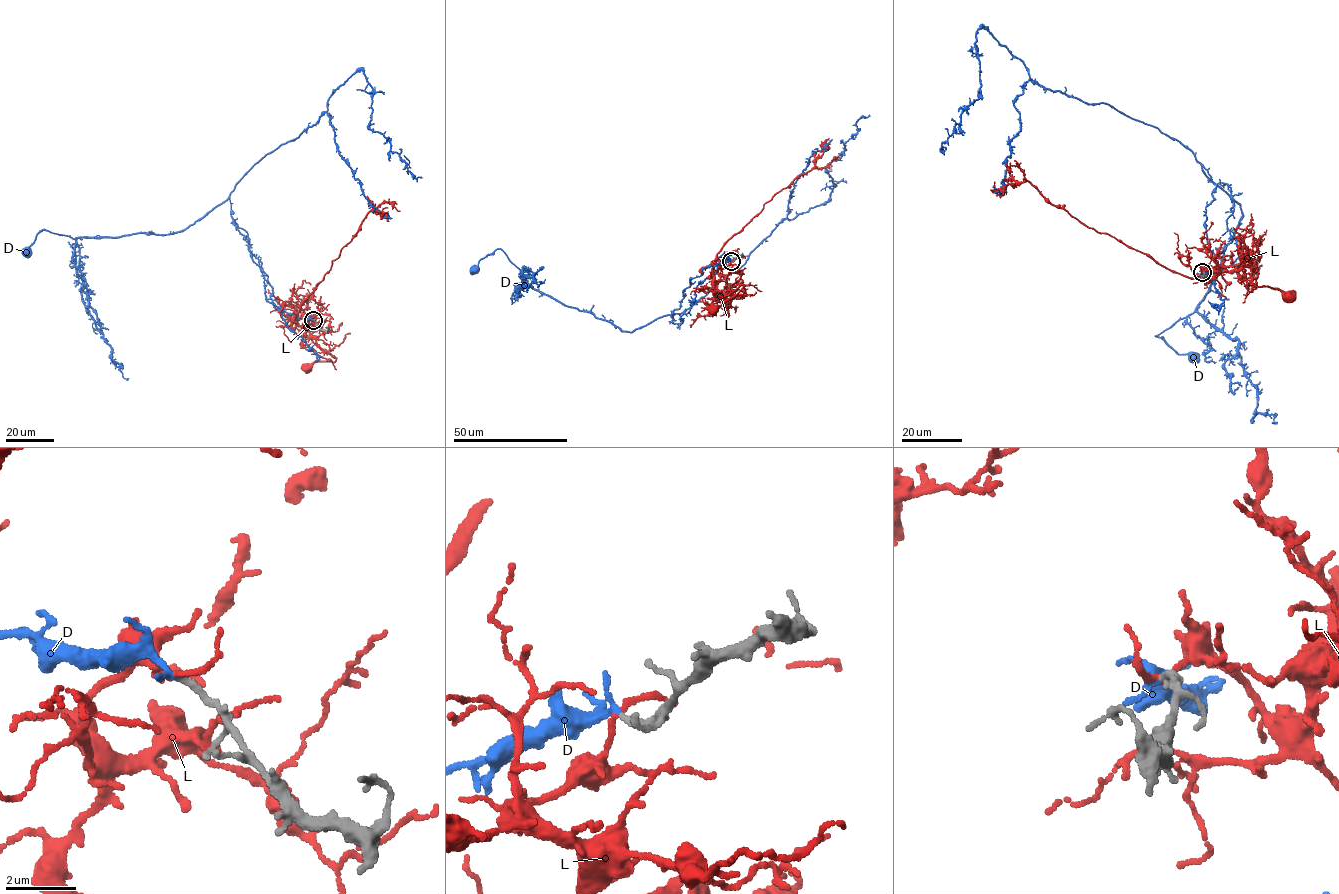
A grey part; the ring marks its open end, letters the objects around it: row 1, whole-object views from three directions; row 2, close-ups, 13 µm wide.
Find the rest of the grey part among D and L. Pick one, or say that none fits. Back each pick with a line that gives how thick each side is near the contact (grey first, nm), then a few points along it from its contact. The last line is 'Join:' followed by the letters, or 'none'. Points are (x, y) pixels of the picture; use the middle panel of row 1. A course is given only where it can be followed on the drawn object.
D: 190/180 nm | via (731, 261), (696, 287), (682, 323), (672, 322), (782, 220), (827, 201), (836, 186), (825, 168), (869, 115)
Join: D

